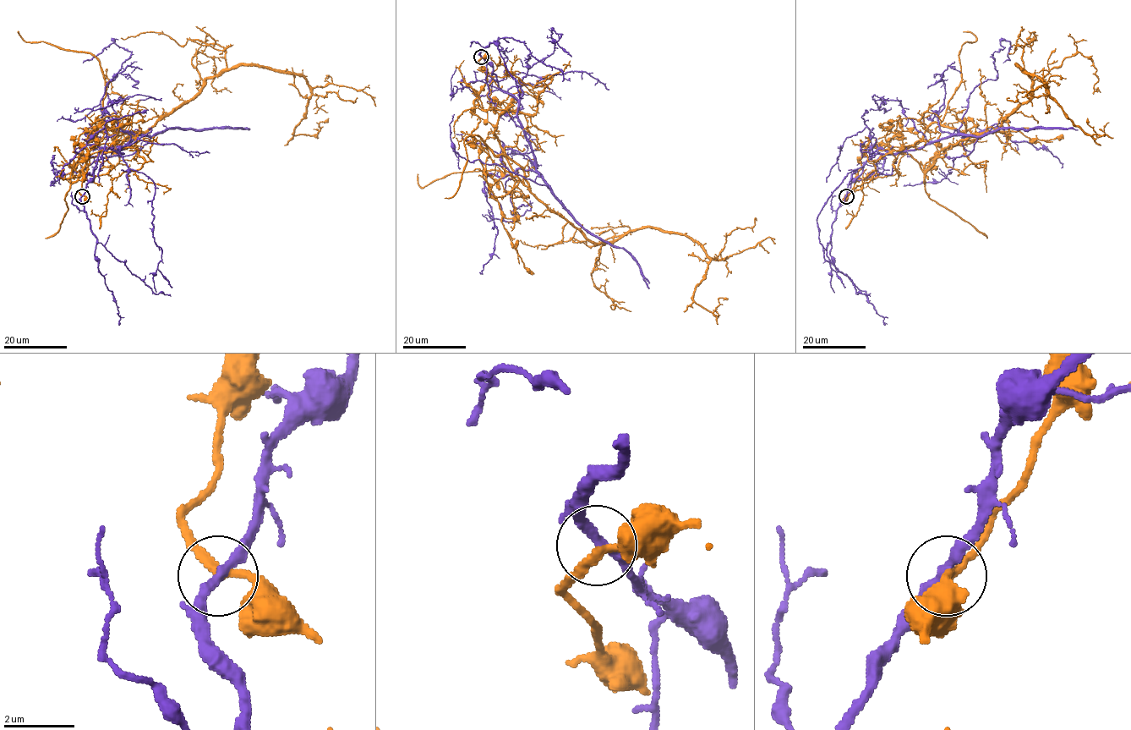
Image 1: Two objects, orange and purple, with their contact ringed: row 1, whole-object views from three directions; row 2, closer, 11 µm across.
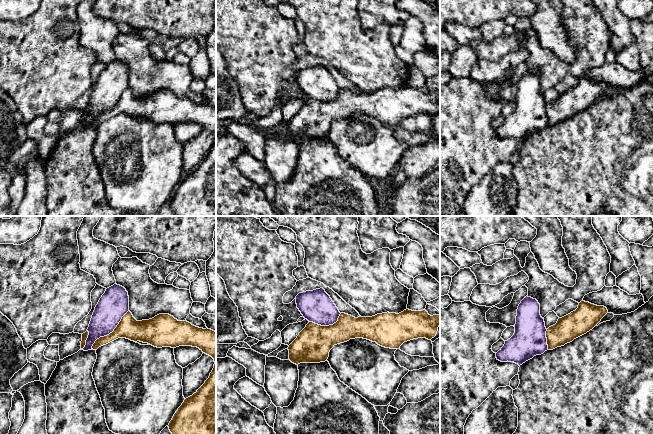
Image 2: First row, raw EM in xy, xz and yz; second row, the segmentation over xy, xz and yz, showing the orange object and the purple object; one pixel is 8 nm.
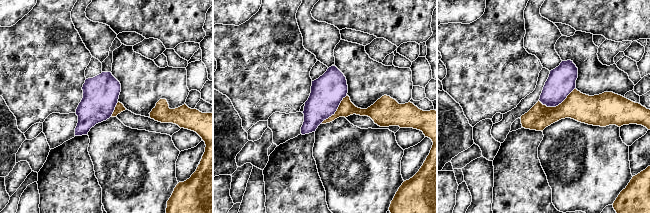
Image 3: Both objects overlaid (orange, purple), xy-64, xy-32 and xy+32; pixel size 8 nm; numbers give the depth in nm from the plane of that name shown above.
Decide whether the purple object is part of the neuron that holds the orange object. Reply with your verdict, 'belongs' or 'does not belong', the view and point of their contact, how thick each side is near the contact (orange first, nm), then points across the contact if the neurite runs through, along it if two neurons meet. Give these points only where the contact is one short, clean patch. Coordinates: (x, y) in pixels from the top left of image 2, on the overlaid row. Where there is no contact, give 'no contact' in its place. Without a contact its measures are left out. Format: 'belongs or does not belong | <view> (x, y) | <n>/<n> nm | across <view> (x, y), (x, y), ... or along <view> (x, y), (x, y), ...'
does not belong | xy (110, 333) | 170/240 nm

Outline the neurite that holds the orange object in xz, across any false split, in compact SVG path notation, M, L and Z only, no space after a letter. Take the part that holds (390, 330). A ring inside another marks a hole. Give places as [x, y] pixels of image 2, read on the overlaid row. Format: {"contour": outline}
{"contour": "M406 309L399 314L387 312L358 318L341 313L333 325L321 326L309 322L289 345L289 360L296 365L325 362L335 345L355 338L399 349L404 342L413 339L431 340L439 326L440 314L431 316L426 310Z"}

